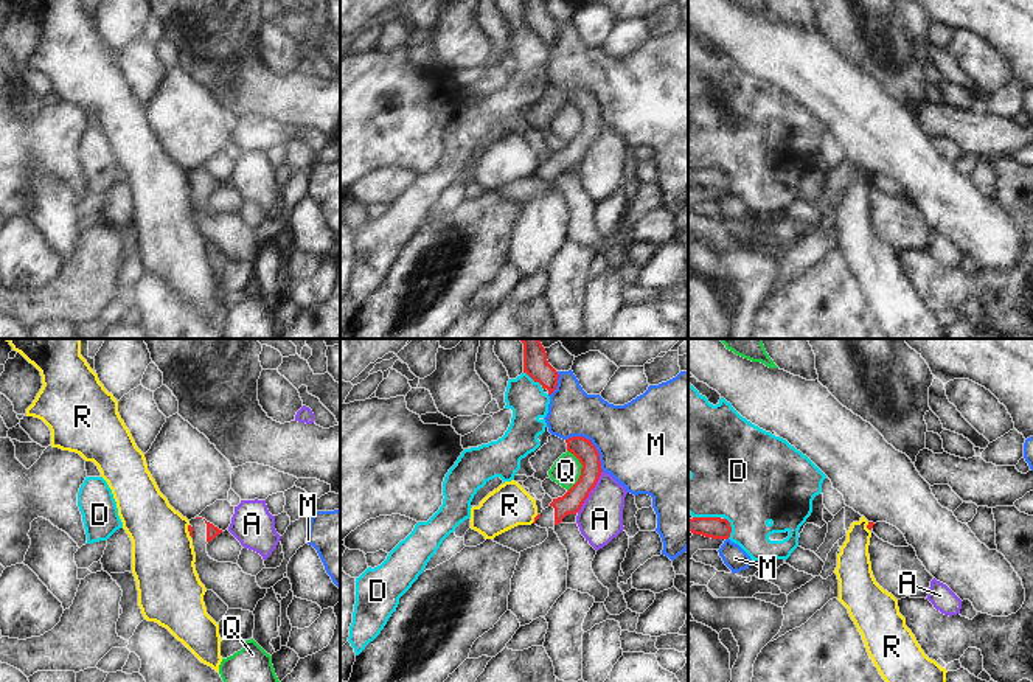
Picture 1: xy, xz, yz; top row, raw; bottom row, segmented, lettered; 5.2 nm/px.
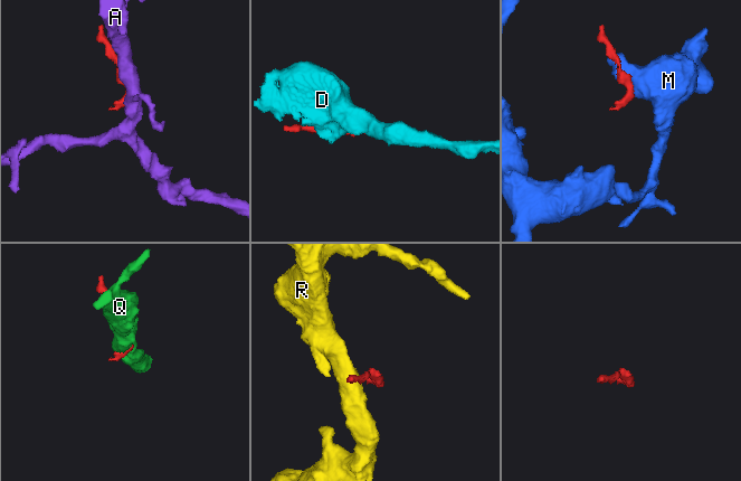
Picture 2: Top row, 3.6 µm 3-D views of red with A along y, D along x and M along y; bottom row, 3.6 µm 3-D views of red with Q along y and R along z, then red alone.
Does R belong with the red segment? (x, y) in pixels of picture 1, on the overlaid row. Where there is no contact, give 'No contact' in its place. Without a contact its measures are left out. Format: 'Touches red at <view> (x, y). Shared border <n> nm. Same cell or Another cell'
Touches red at xy (188, 530). Shared border 70 nm. Another cell.

